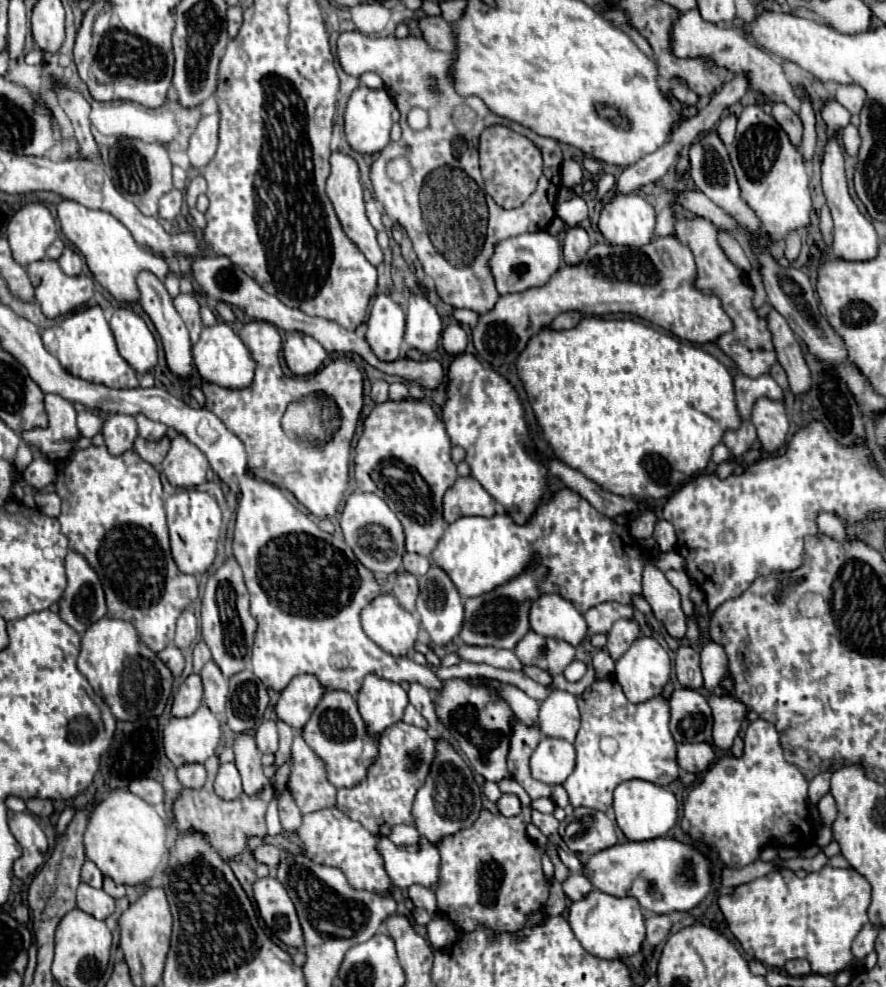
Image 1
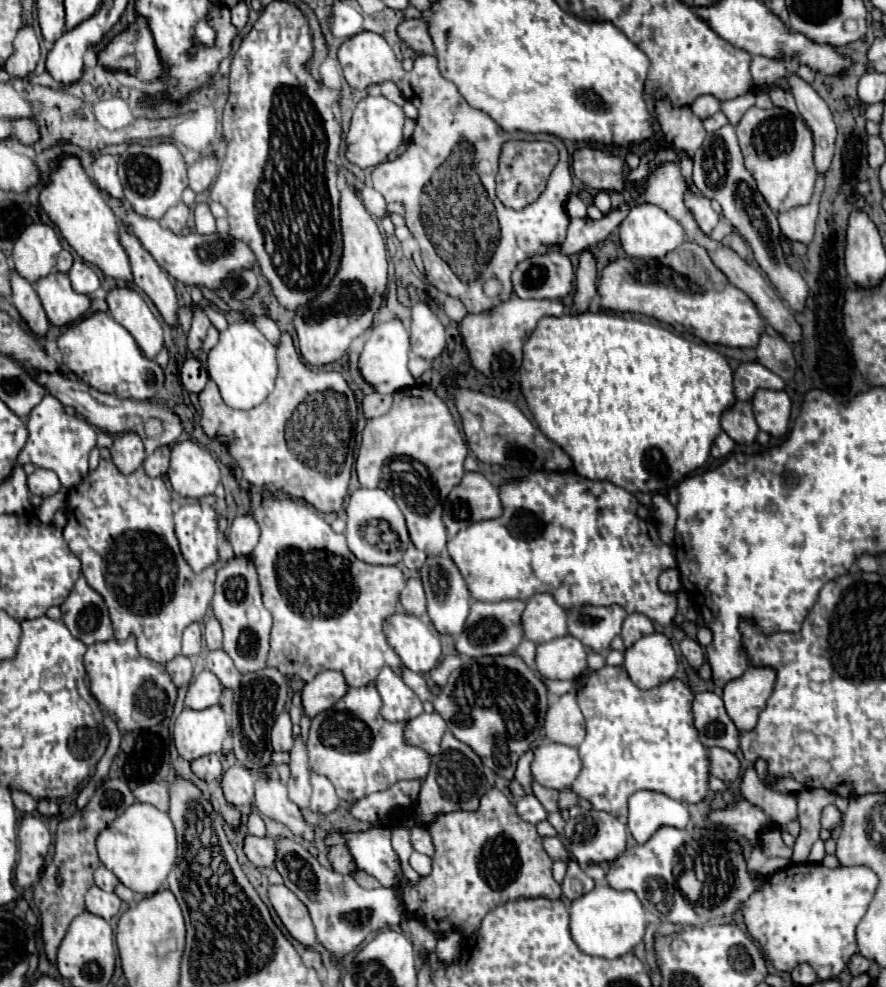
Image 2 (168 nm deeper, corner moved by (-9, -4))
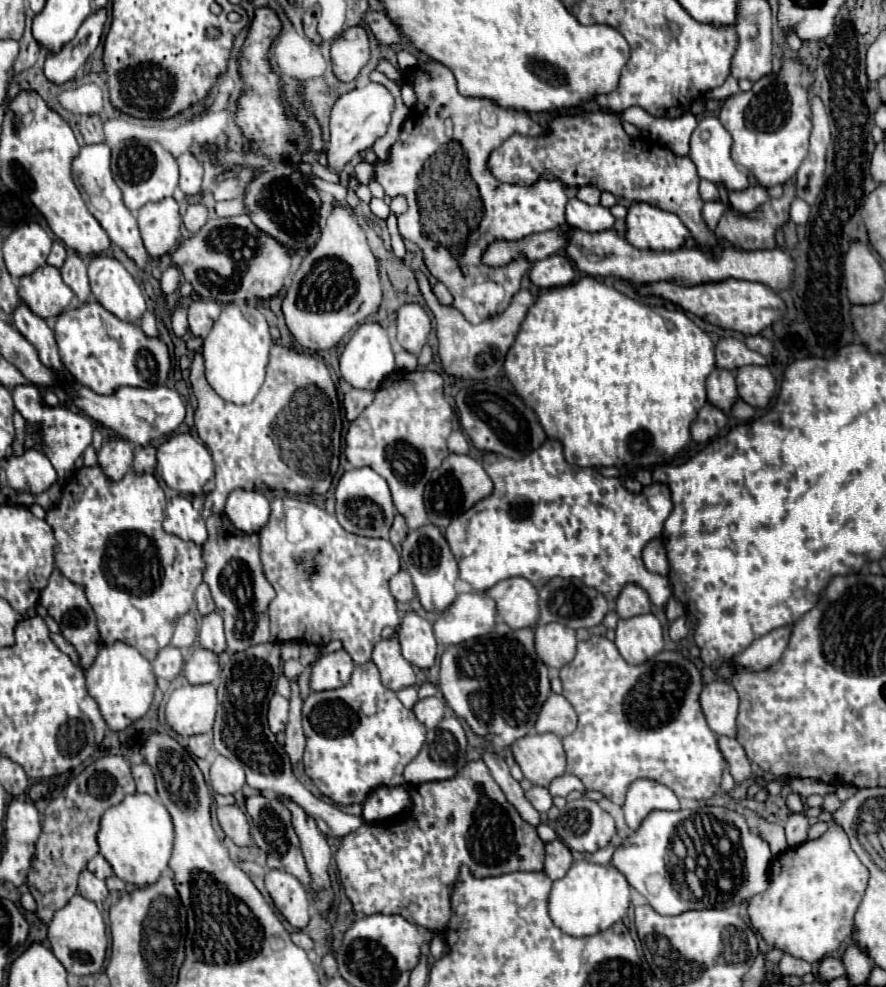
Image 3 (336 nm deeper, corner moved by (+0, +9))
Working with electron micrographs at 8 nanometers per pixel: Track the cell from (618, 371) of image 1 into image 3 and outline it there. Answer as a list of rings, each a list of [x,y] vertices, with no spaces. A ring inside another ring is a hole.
[[[593,277],[543,291],[505,359],[505,373],[517,395],[535,411],[547,437],[563,445],[565,461],[593,469],[653,469],[685,449],[693,419],[707,403],[705,381],[713,369],[713,341],[683,311],[639,303]]]

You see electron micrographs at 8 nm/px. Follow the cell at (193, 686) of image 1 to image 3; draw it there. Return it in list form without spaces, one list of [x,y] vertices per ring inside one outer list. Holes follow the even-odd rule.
[[[201,647],[195,649],[193,655],[189,657],[189,661],[185,663],[183,675],[193,685],[217,681],[217,675],[219,675],[217,655],[211,653],[211,651],[207,651],[207,649],[201,649]]]

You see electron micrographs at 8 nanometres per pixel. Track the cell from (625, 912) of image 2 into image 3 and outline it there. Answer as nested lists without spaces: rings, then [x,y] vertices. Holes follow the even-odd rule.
[[[575,861],[567,875],[553,883],[549,895],[551,921],[571,937],[589,937],[607,931],[613,923],[627,915],[631,905],[631,889],[625,875],[613,865],[595,865],[589,861]]]

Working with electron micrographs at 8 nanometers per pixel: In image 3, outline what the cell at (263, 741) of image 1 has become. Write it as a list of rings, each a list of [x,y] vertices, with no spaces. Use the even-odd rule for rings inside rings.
[[[273,695],[273,699],[269,701],[269,729],[273,733],[285,731],[285,723],[287,723],[287,711],[289,711],[289,701],[281,695]]]

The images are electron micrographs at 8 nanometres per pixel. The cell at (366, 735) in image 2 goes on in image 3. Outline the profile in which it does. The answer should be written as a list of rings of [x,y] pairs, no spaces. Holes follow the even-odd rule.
[[[369,661],[357,665],[349,683],[333,689],[311,693],[303,703],[303,731],[307,737],[307,747],[303,755],[305,773],[315,781],[323,795],[337,803],[363,803],[377,787],[403,785],[403,769],[419,755],[425,741],[425,727],[415,719],[413,711],[403,707],[397,693],[383,687],[377,667]]]

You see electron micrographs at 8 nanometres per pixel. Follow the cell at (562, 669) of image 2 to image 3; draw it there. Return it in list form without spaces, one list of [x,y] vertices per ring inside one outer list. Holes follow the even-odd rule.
[[[561,623],[537,625],[535,647],[537,647],[537,655],[541,655],[541,661],[547,667],[561,669],[575,655],[575,647],[577,647],[575,631]]]

